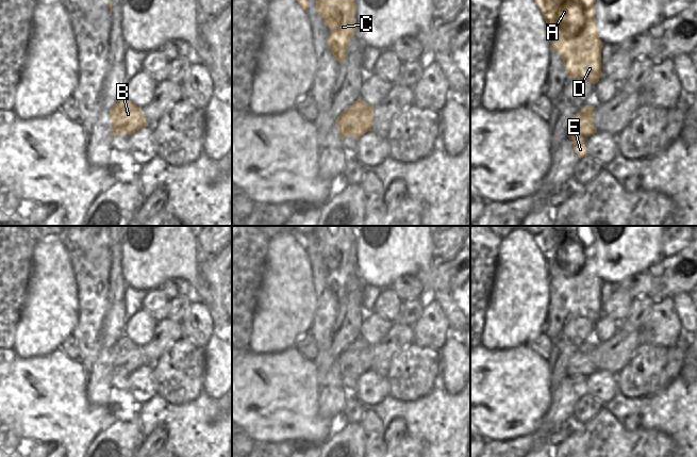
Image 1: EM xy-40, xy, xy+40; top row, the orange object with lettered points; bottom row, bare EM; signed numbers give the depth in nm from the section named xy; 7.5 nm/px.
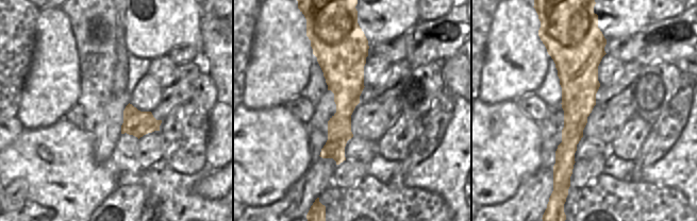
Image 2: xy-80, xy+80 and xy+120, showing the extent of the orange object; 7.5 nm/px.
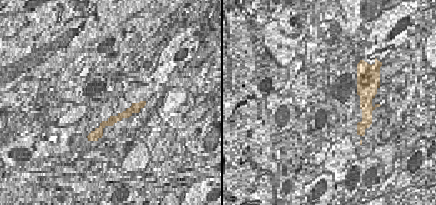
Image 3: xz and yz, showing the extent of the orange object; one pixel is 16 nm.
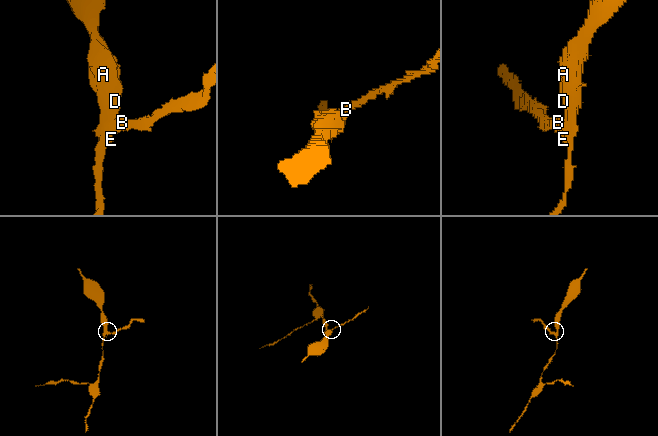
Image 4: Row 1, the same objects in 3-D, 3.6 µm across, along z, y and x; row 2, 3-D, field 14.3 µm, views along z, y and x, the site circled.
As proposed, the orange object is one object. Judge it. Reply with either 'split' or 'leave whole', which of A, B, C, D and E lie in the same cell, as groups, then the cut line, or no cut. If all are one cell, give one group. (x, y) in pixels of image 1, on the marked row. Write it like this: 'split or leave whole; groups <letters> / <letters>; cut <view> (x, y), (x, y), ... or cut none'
split; groups A C D E / B; cut xy+40 (583, 108), (587, 125), (578, 133), (584, 136)

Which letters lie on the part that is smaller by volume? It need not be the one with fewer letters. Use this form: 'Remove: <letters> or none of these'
Remove: B

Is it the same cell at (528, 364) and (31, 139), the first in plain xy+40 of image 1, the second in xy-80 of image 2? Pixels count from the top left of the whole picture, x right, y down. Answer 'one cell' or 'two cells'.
one cell

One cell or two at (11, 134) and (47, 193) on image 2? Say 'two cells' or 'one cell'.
two cells

